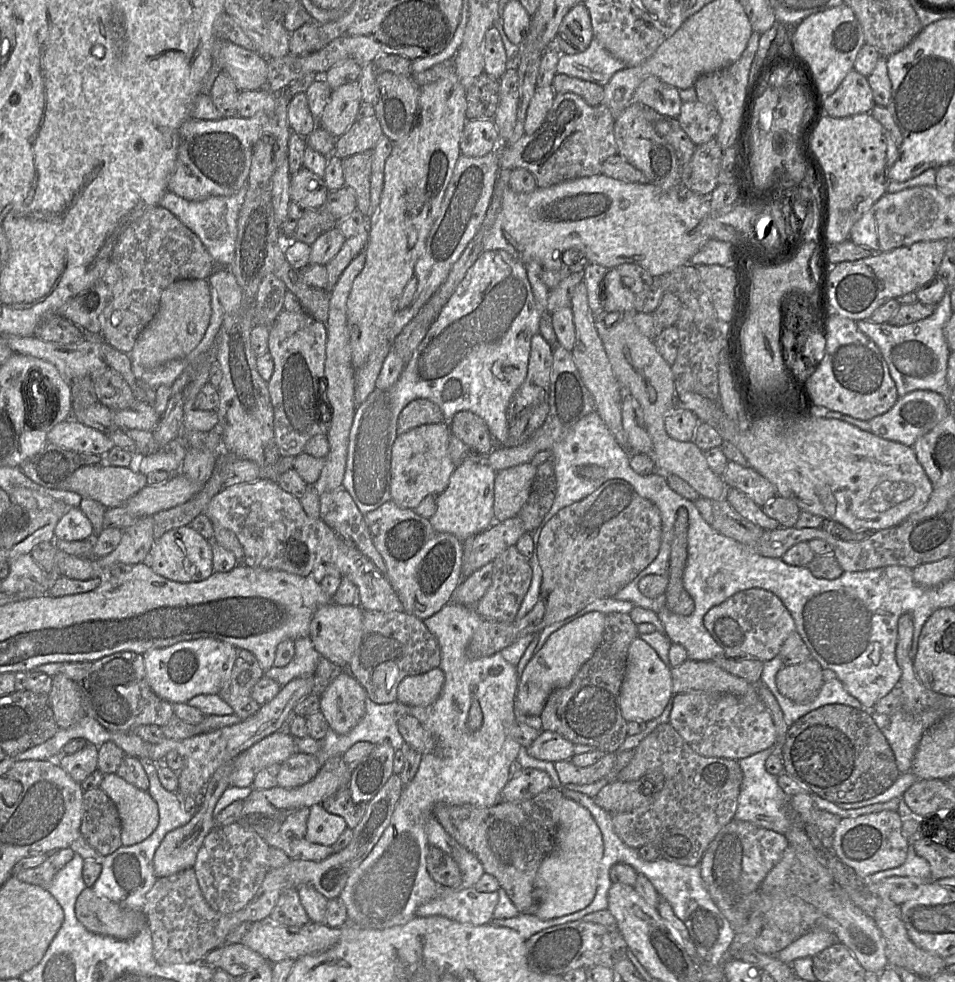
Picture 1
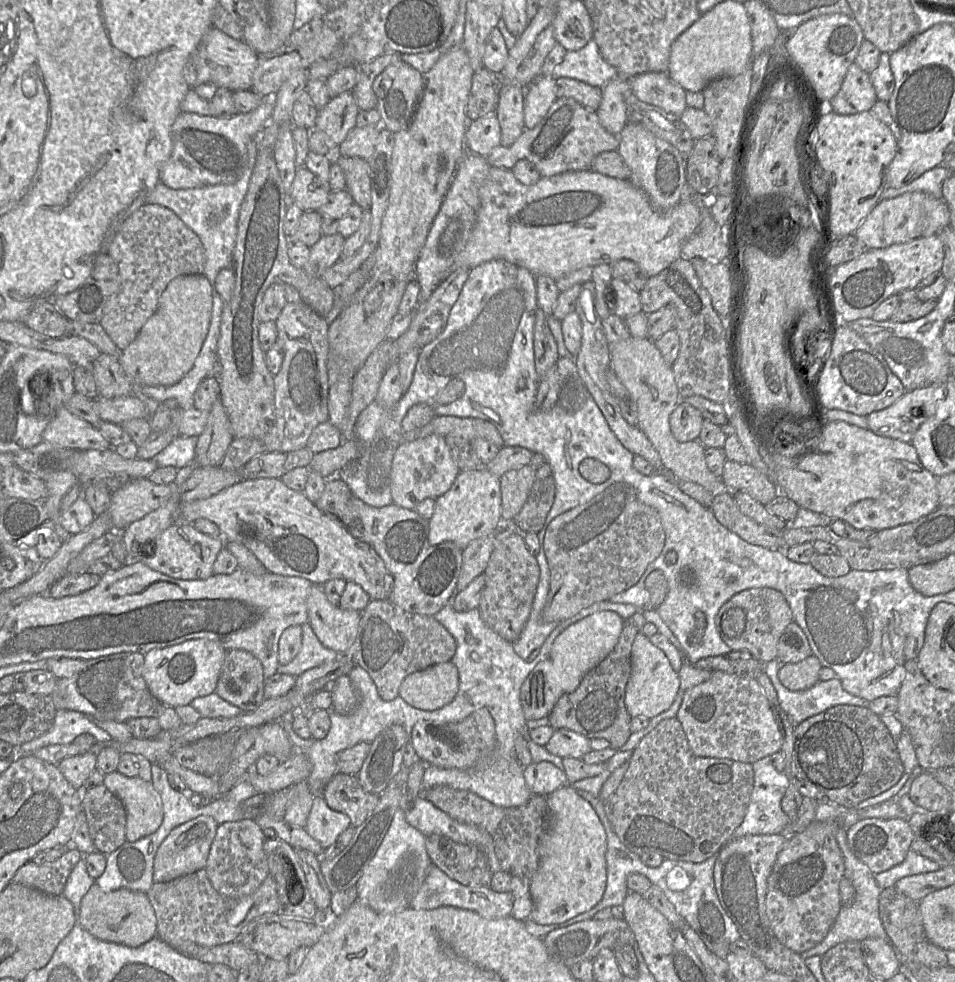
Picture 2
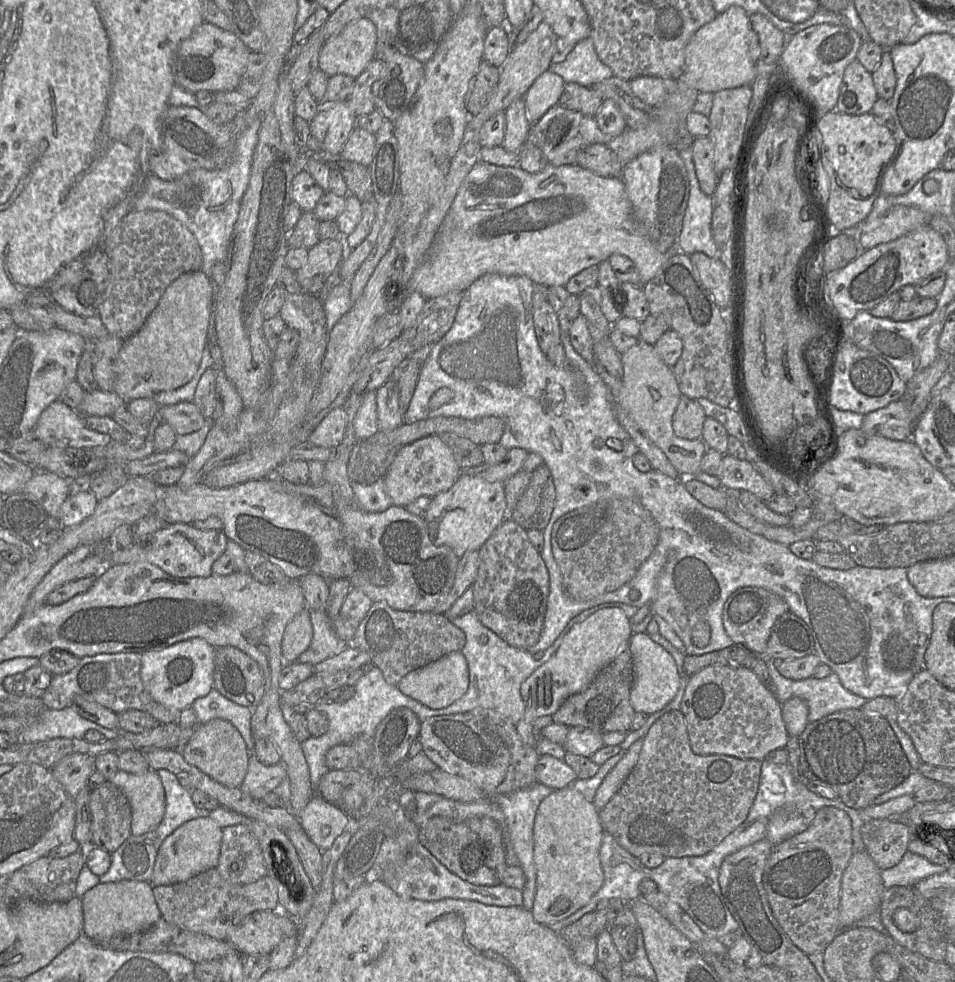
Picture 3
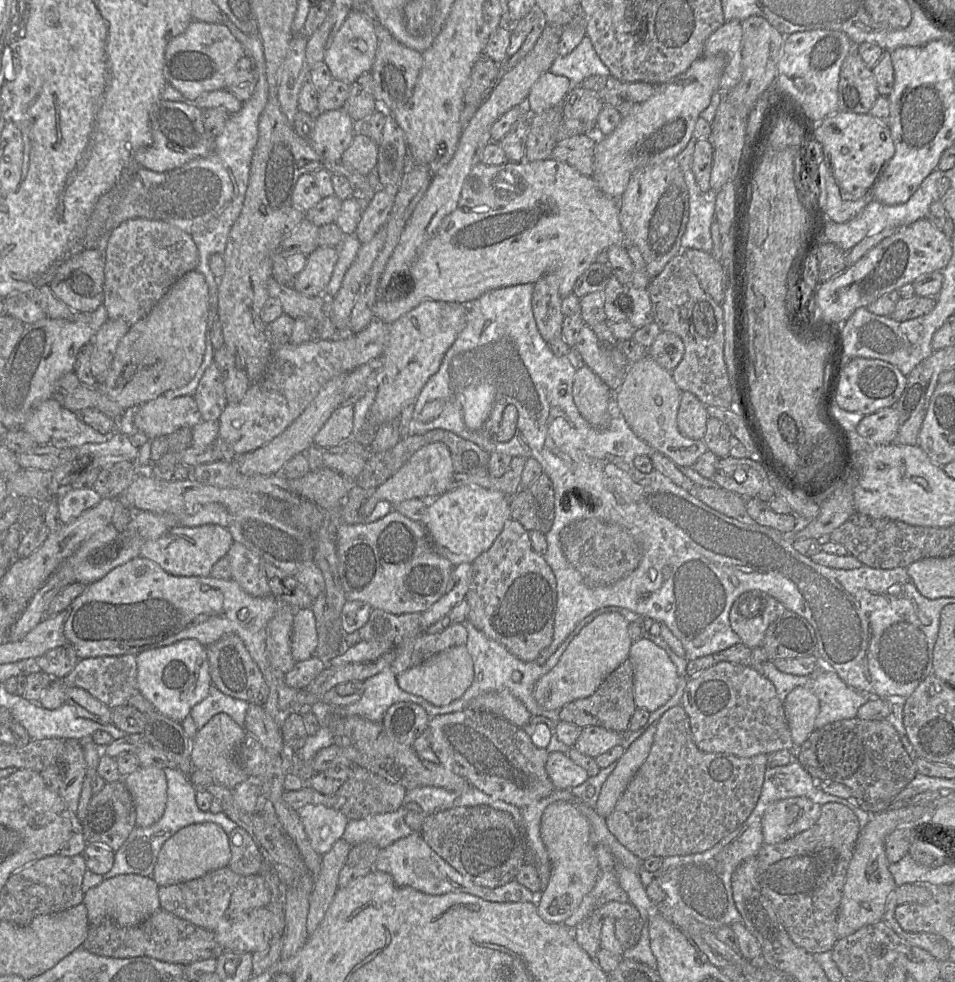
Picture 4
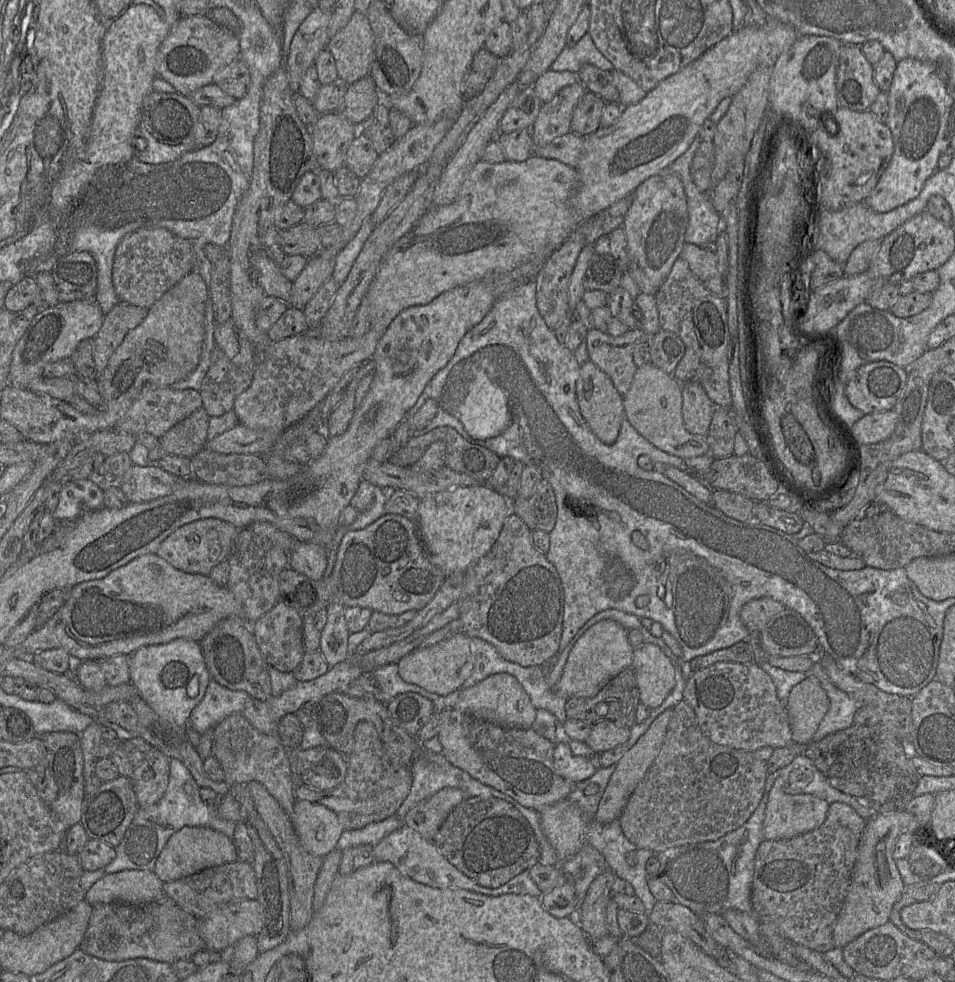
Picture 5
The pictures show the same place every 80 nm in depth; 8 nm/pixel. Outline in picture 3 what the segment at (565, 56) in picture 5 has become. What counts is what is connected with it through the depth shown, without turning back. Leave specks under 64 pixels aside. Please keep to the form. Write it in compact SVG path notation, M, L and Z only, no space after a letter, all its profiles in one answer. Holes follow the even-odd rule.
M590 37L579 41L563 62L551 64L549 70L561 76L565 82L578 83L586 87L614 76L610 67L599 59Z

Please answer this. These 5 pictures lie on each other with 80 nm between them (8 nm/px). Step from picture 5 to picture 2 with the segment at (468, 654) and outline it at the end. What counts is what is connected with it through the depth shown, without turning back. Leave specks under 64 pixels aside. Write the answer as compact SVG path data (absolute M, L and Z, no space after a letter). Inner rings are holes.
M449 660L407 675L398 695L415 708L431 711L449 704L458 688L458 669Z

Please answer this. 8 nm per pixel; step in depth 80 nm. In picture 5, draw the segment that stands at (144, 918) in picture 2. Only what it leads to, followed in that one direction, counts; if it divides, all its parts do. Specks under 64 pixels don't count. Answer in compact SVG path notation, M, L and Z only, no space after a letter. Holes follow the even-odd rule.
M124 870L105 875L85 892L84 899L91 905L123 903L143 905L163 894L163 882L153 871Z

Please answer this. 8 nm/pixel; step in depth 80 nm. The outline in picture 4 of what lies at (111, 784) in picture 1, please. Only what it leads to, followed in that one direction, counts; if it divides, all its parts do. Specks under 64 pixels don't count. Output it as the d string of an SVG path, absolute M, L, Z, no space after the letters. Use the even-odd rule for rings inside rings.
M139 767L122 778L135 806L135 824L148 827L163 815L167 800L167 780L162 768Z

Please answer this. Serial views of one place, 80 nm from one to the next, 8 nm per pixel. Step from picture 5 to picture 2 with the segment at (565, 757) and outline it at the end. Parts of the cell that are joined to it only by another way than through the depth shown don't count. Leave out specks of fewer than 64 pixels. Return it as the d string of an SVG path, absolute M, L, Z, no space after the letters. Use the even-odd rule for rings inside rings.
M547 761L531 763L523 770L523 777L526 786L534 795L547 796L568 784L563 769Z

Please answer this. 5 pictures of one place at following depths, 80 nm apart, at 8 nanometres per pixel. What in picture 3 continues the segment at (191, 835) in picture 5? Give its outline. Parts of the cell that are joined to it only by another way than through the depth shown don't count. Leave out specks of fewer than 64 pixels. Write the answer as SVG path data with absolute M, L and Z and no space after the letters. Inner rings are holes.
M210 817L189 820L176 828L162 842L155 859L150 883L154 886L186 881L218 864L222 828Z

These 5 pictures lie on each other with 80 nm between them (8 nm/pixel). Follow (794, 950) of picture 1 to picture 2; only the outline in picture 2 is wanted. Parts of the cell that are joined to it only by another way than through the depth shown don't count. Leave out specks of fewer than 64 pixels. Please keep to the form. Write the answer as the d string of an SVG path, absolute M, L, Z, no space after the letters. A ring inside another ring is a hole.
M851 808L850 811L844 813L843 818L839 820L842 820L843 828L839 828L838 830L837 842L845 864L844 877L849 879L852 883L855 889L855 896L850 904L842 905L826 937L813 948L801 953L803 959L816 955L822 956L836 944L848 940L862 941L866 938L879 938L888 941L887 934L879 917L879 897L881 889L874 879L875 874L870 871L868 866L856 858L847 843L847 831L860 820L860 815L857 814L856 808Z

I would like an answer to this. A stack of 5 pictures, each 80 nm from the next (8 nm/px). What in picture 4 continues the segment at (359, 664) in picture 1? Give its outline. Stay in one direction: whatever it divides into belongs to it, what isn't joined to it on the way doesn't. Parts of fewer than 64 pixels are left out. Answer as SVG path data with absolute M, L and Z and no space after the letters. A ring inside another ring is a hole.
M372 609L368 621L357 631L361 641L392 641L396 657L389 669L397 676L403 671L421 664L435 654L467 642L467 630L462 623L452 624L437 633L426 633L421 628L421 614L417 612L395 615L381 609Z

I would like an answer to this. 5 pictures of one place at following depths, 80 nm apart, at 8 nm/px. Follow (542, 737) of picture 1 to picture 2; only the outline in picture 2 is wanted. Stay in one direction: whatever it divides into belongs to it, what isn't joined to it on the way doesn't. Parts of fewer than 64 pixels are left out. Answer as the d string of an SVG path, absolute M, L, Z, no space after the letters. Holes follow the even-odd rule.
M556 729L545 745L548 752L561 758L582 757L591 751L590 739L568 729Z

